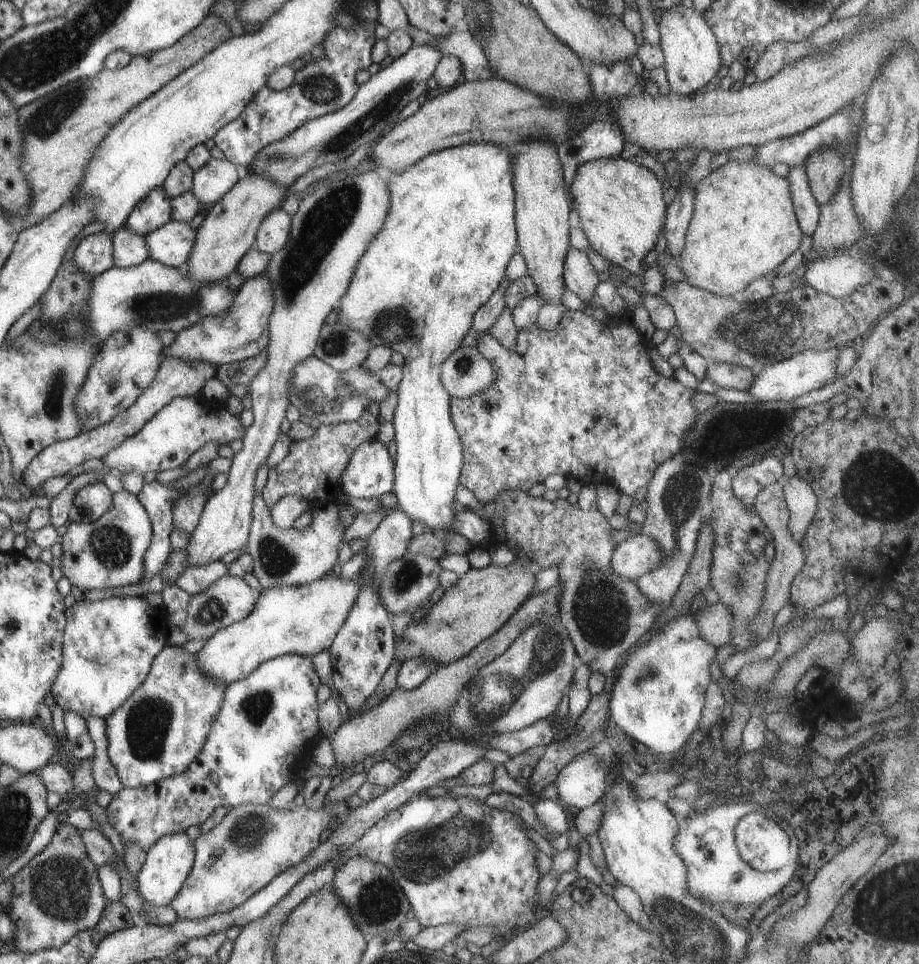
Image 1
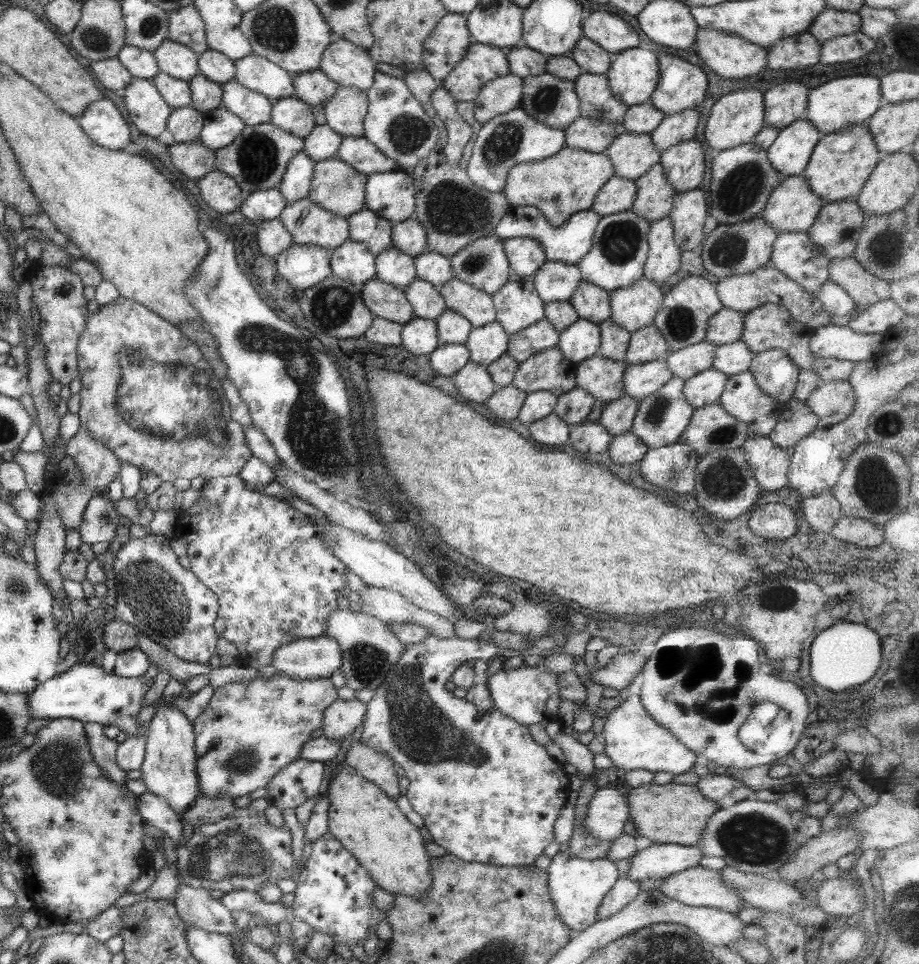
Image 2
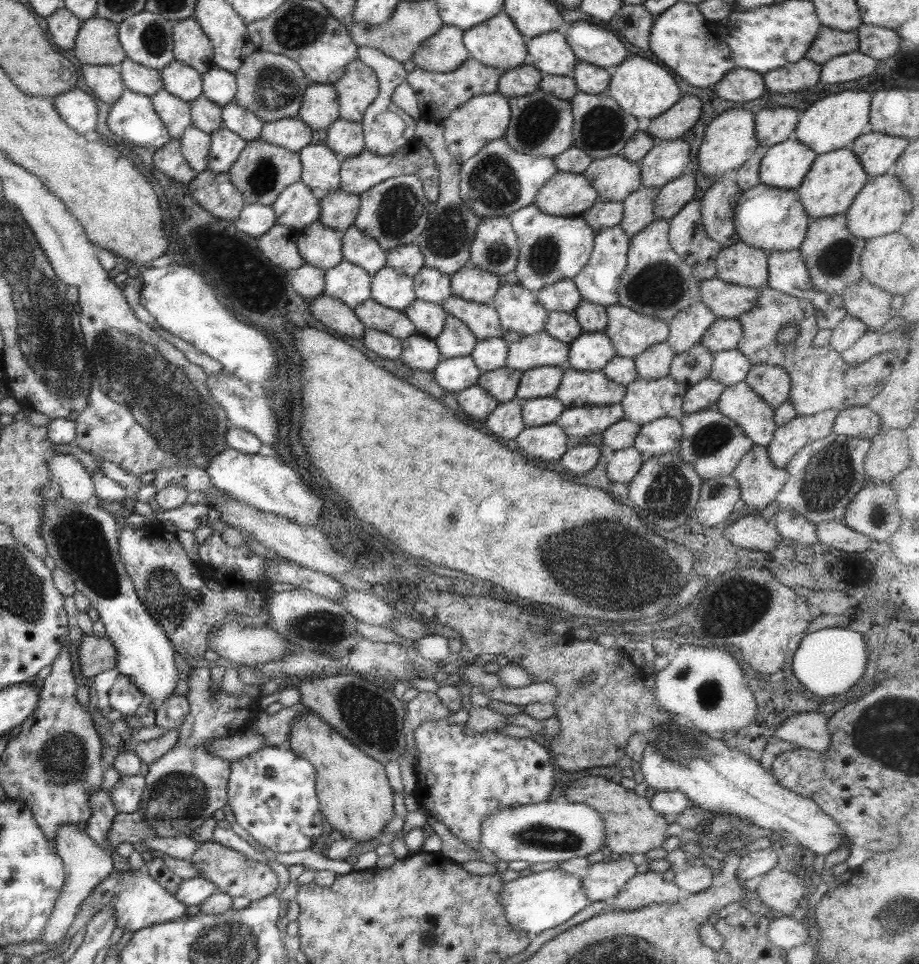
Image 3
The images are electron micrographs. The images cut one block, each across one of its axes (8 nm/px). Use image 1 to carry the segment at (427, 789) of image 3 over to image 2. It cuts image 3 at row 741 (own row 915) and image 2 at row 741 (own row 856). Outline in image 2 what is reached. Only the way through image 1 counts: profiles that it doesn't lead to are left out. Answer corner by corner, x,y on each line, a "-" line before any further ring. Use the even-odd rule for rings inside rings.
429,634
421,642
406,644
403,652
401,652
401,658
391,665
390,671
374,690
371,700
366,704
366,711
357,735
368,747
389,755
394,764
404,770
404,776
409,780
408,789
404,794
408,804
423,819
424,827
427,828
433,839
432,842
445,849
446,854
455,856
457,859
465,862
489,864
497,867
528,866
533,865
535,859
542,854
549,842
554,840
553,821
557,812
566,804
569,792
568,774
558,761
547,754
542,745
538,745
531,739
527,725
519,724
512,718
494,709
479,712
474,704
467,702
464,698
455,698
453,693
445,689
445,682
450,678
450,674
462,662
468,662
471,659
488,660
488,658
496,654
498,649
488,639
480,640
475,638
465,640
457,637
440,639

